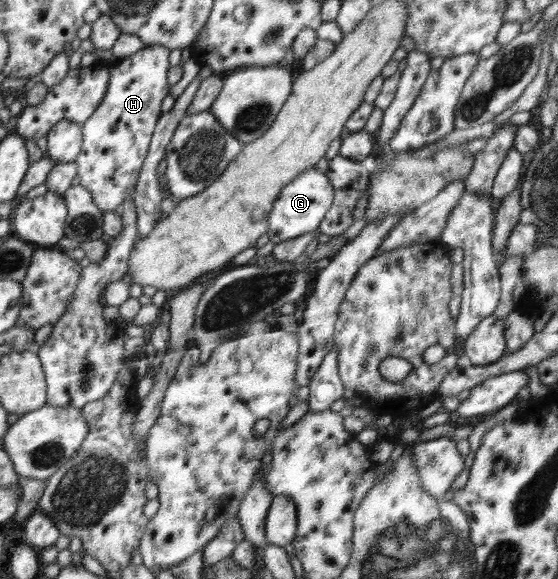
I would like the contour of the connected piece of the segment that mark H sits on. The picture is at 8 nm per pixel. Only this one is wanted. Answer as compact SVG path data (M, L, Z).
M160 45L143 46L138 52L109 64L109 83L106 94L94 114L81 125L83 137L81 151L73 161L77 164L80 185L91 191L93 201L104 212L116 211L122 202L134 198L135 184L145 161L155 125L163 114L161 102L169 94L167 74L170 70L170 49Z

